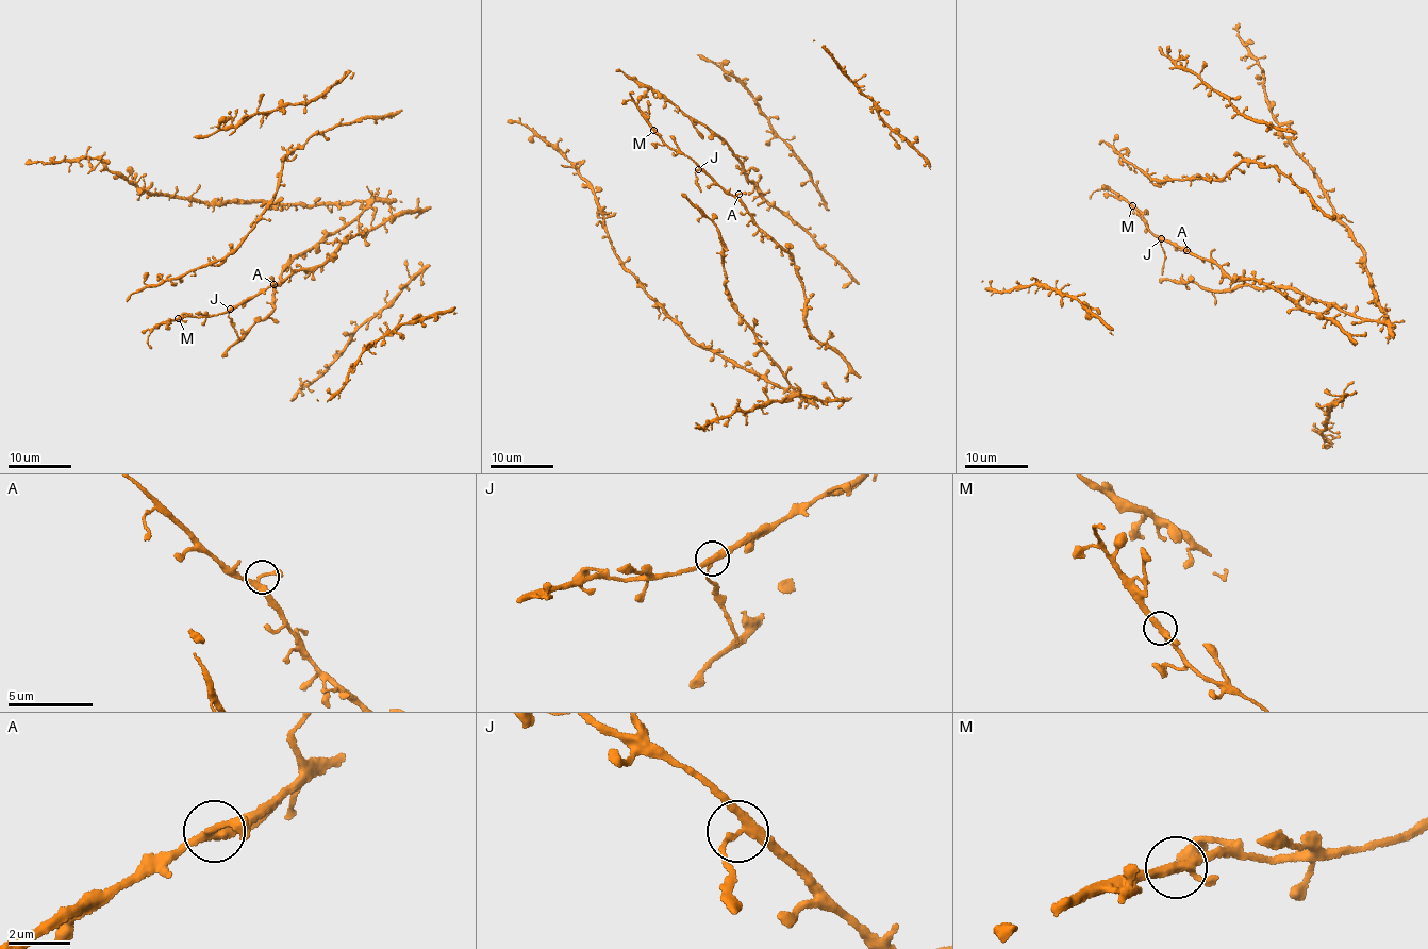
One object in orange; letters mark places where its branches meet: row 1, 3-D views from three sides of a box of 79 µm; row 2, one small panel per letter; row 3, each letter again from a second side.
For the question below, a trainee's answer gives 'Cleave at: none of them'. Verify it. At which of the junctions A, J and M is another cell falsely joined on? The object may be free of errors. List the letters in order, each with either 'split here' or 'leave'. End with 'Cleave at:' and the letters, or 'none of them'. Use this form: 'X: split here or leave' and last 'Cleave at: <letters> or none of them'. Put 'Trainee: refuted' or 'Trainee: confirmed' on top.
Trainee: refuted
A: leave
J: split here
M: leave
Cleave at: J

